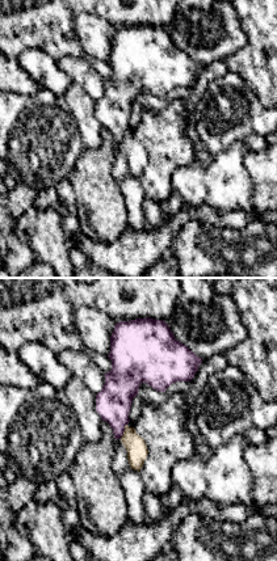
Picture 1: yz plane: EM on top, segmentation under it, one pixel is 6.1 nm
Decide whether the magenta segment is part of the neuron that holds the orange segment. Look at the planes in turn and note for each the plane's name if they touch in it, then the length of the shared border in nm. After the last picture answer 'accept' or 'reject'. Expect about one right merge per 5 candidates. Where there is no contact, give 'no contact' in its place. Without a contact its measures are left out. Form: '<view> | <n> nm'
yz | 100 nm

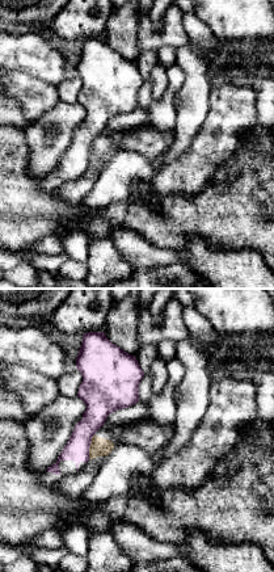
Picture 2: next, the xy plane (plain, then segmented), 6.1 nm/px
xy | 160 nm

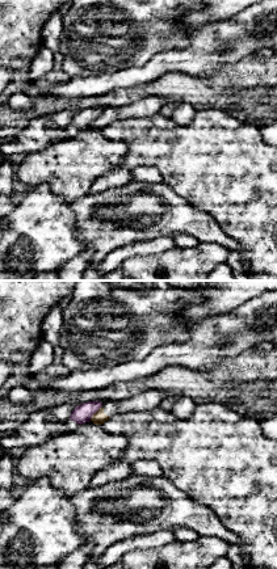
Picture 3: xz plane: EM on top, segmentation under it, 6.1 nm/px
xz | 120 nm

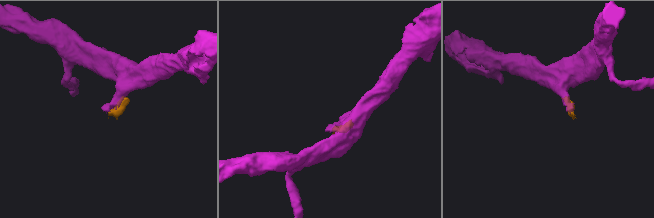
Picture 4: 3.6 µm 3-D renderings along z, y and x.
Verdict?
reject

